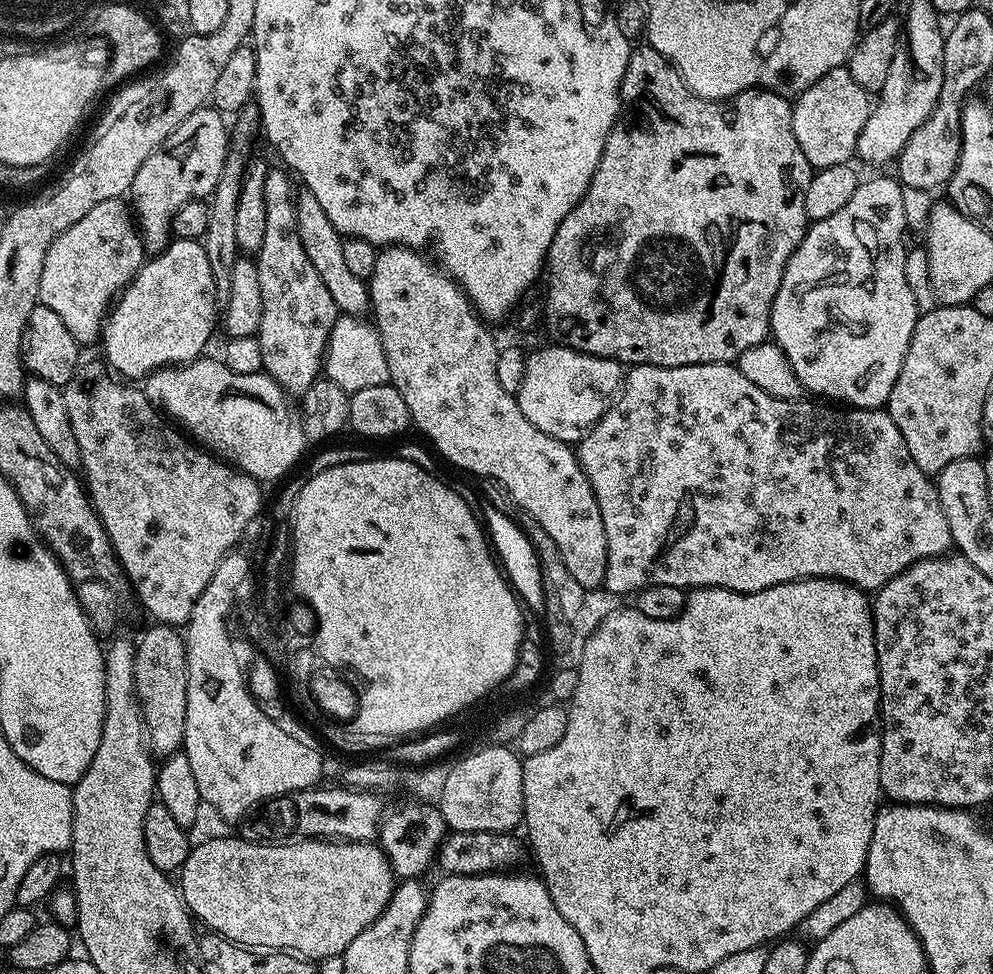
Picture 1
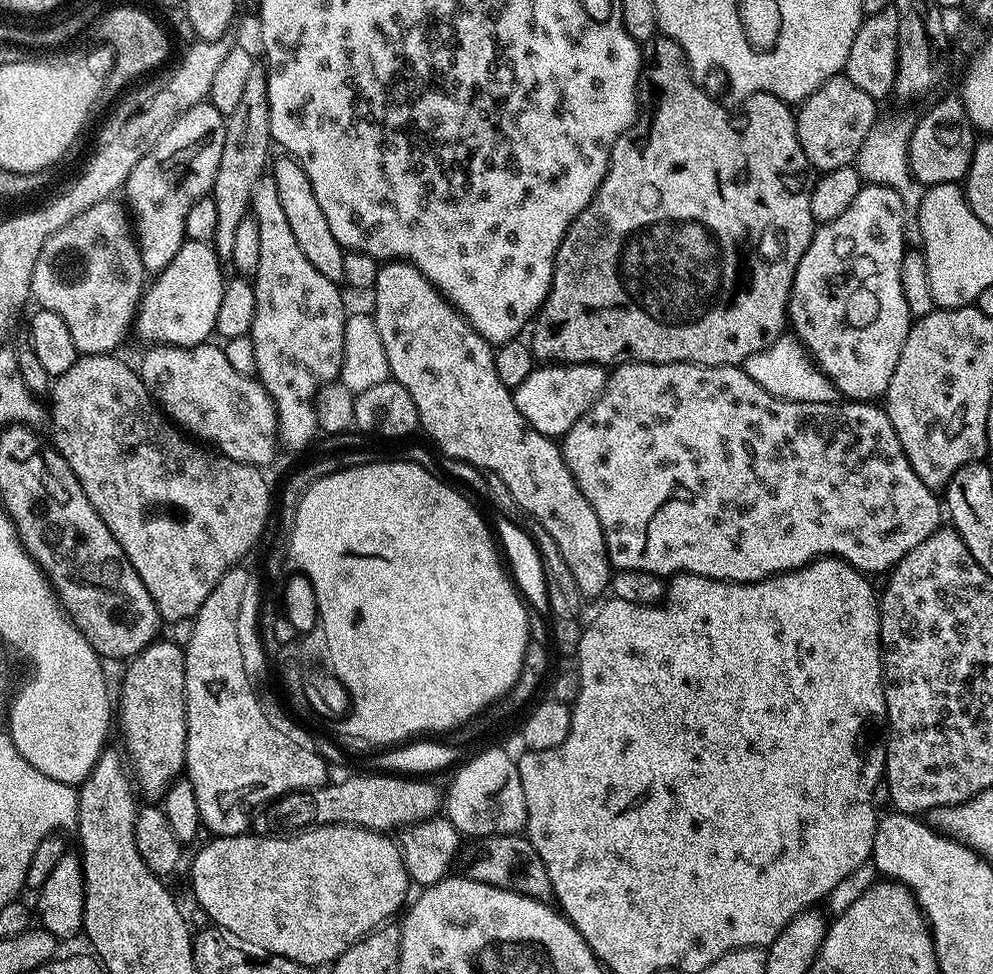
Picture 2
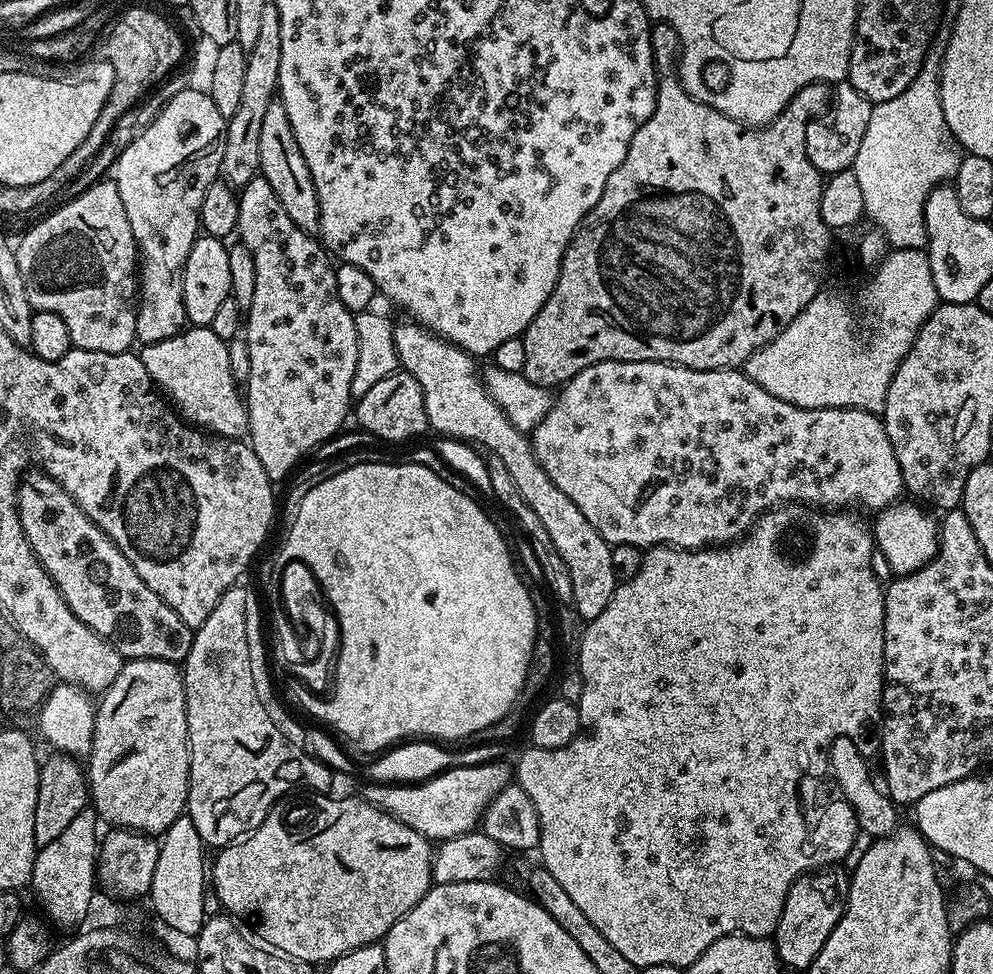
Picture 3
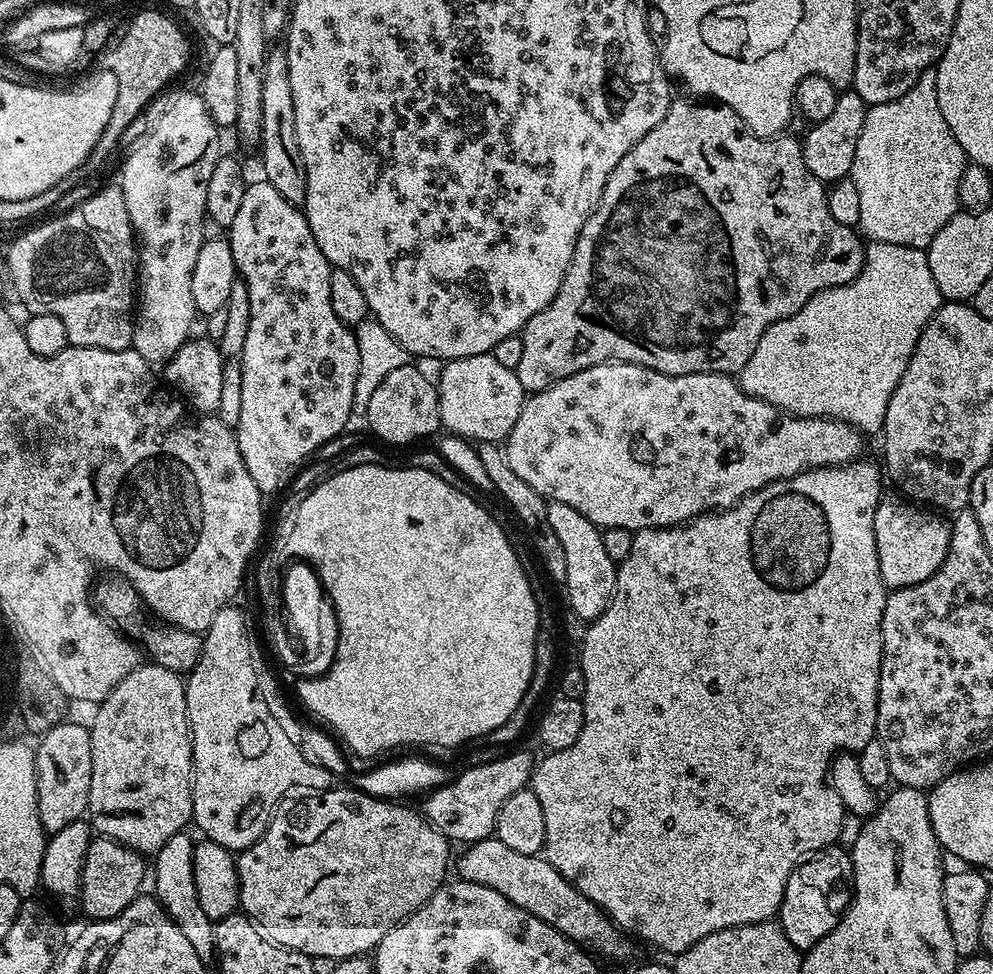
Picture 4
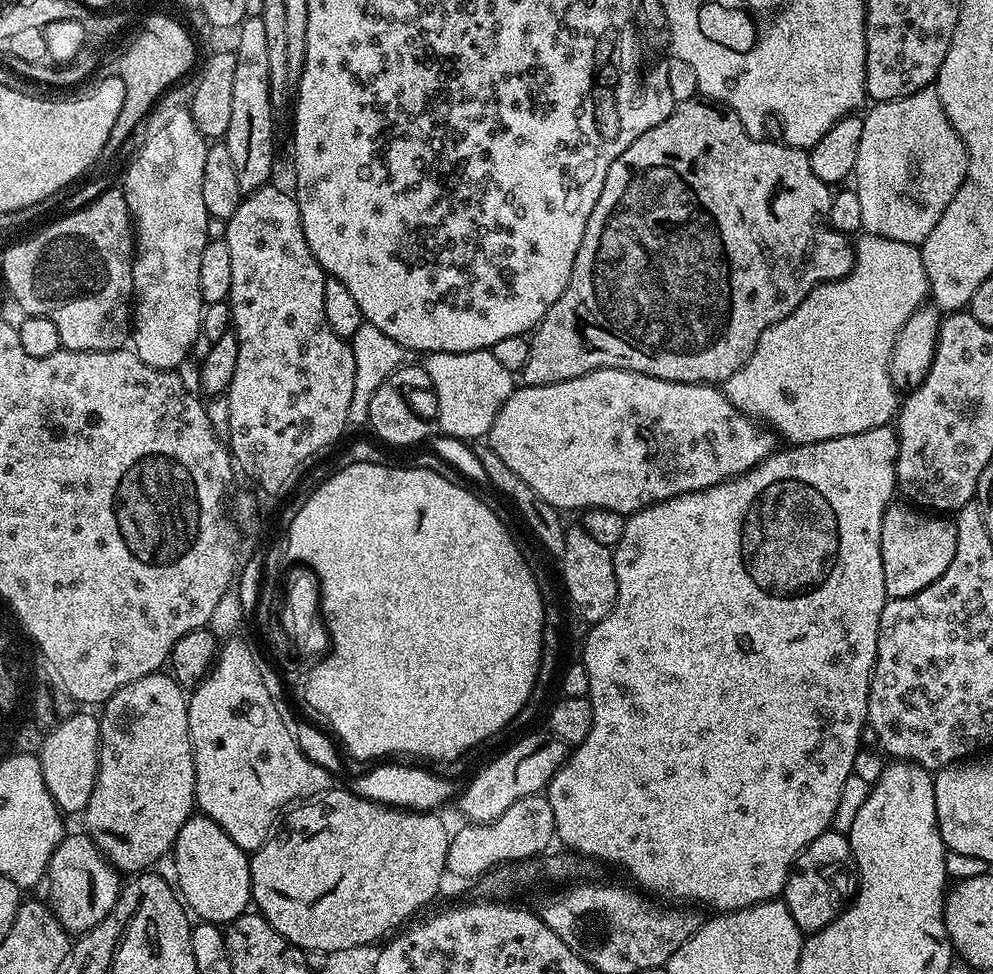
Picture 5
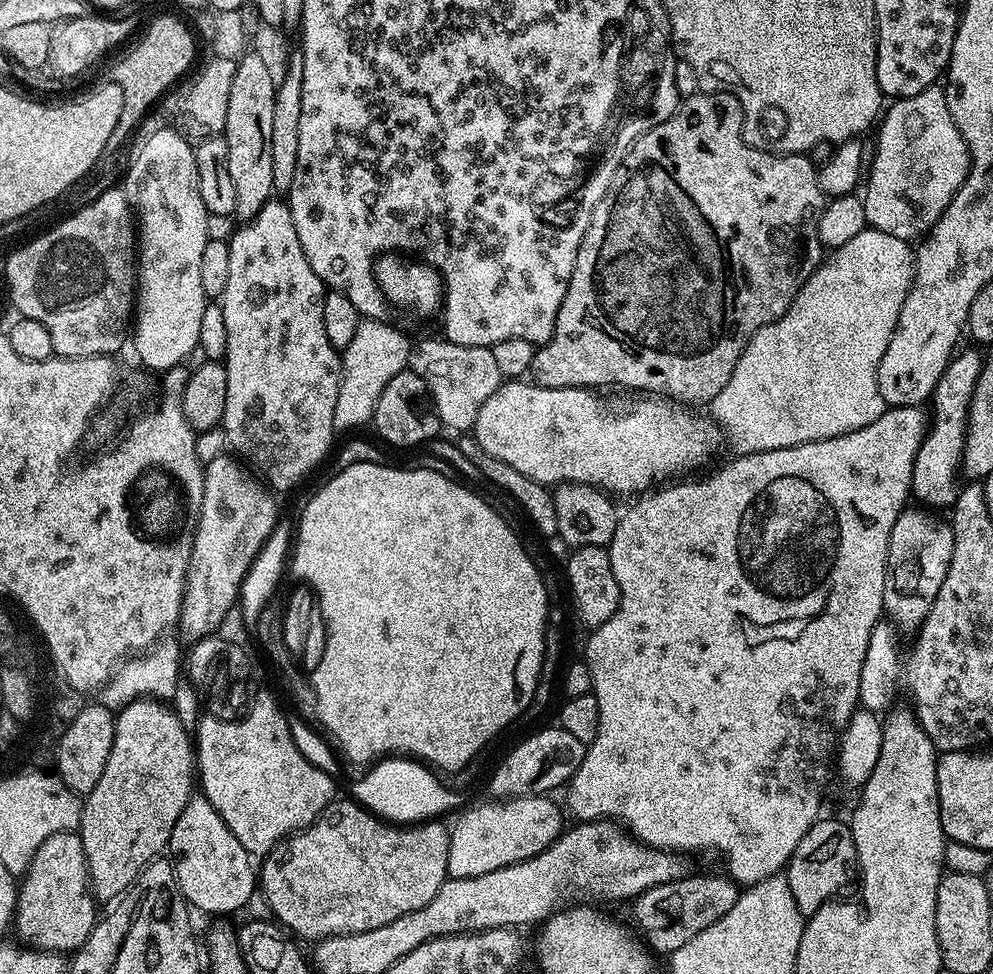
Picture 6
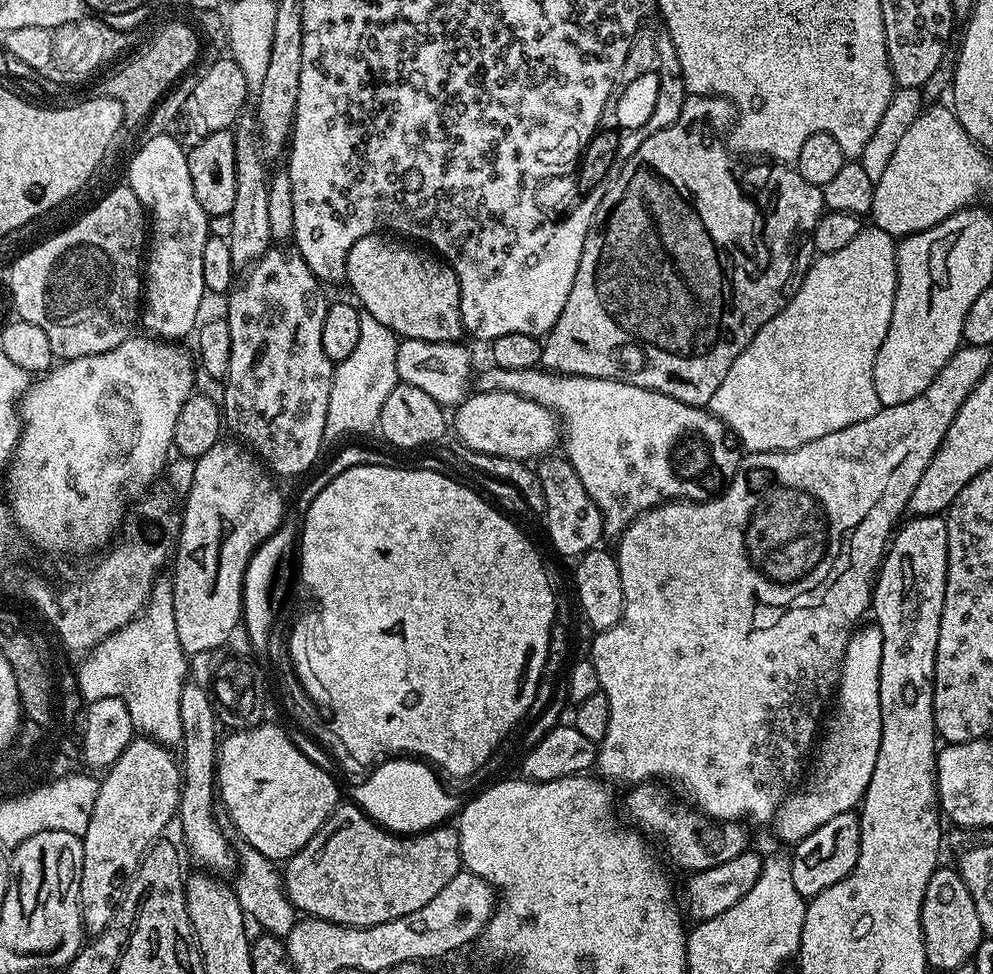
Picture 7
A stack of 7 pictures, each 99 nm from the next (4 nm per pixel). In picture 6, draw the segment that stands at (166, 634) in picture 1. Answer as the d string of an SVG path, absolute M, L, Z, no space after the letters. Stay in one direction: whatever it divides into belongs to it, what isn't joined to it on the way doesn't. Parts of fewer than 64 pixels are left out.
M156 698L131 700L130 703L123 705L115 713L115 717L114 746L110 750L110 758L106 760L106 770L102 770L102 778L98 778L98 786L94 786L94 790L87 793L86 799L83 801L80 810L80 827L78 829L84 857L88 863L90 891L93 897L100 902L103 902L103 900L112 900L111 902L119 901L124 893L136 883L136 879L139 878L140 873L169 847L171 831L174 830L178 816L181 814L188 800L194 795L194 744L190 739L189 729L184 728L182 722L179 721L167 703L161 702Z

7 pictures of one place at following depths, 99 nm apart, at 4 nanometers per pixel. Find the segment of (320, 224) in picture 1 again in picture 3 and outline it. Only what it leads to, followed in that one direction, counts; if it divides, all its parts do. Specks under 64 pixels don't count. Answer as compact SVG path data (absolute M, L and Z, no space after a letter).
M274 102L266 110L262 118L262 131L258 133L258 154L259 175L270 182L274 194L278 194L278 202L282 202L286 214L290 214L294 226L298 226L303 232L315 233L320 227L318 194L314 190L314 178L310 178L310 166L306 166L306 158L302 158L298 138L294 138L294 130L290 126L290 117L286 115L284 104Z

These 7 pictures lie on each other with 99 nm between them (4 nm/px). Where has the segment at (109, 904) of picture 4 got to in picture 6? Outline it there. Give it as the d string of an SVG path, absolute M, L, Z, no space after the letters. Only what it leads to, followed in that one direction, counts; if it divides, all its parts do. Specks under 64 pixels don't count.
M75 831L59 832L46 838L42 846L38 846L27 872L22 877L16 897L14 932L21 936L19 939L27 947L38 948L41 952L72 954L88 941L89 934L96 927L98 923L96 907L98 904L90 891L88 863L84 857L79 835Z

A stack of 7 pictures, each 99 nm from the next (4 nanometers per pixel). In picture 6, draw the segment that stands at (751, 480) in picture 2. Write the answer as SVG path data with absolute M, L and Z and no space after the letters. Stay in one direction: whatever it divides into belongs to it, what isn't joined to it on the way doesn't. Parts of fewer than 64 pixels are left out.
M512 378L500 383L482 402L470 432L486 454L514 466L518 474L526 474L534 482L545 486L590 484L617 497L627 492L644 494L673 478L687 477L692 474L687 472L702 467L722 445L719 424L711 415L703 416L703 411L652 394L636 398L640 400L608 401L600 395L591 388L543 388L524 378Z

